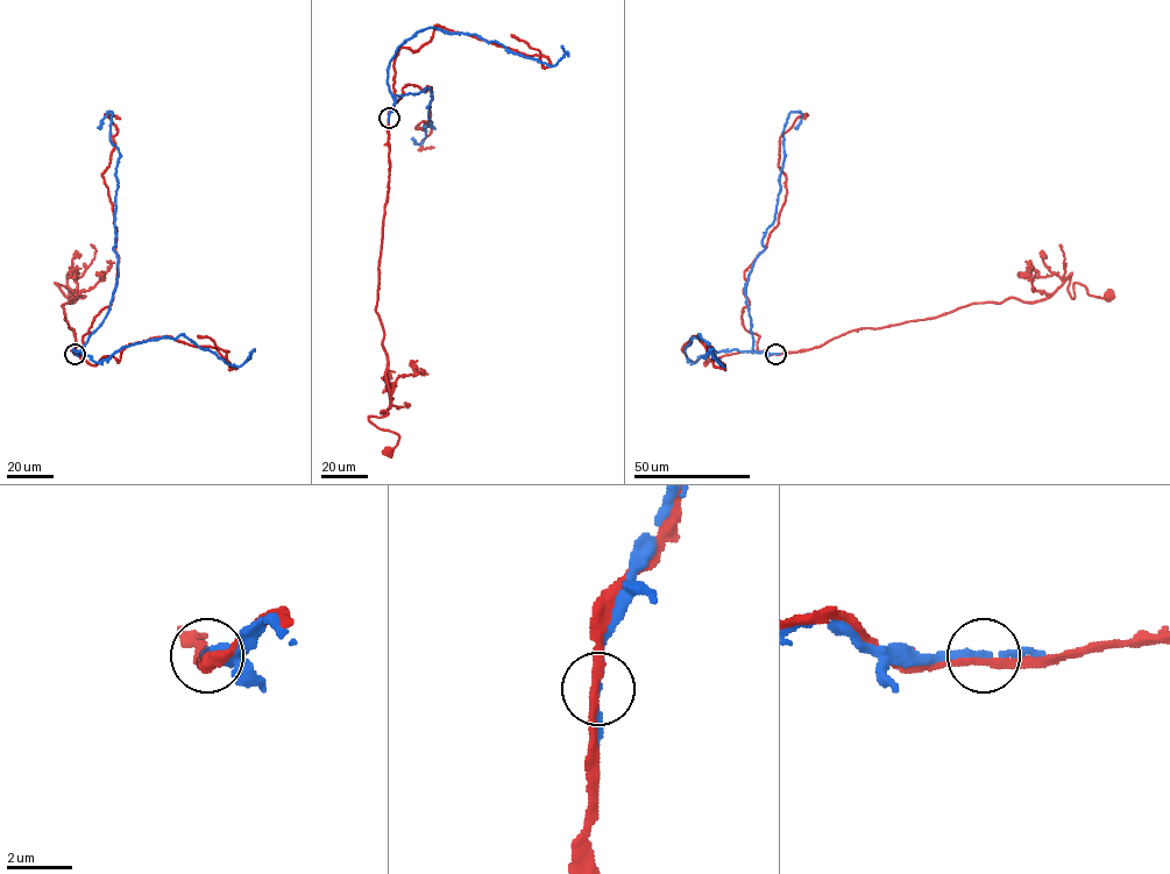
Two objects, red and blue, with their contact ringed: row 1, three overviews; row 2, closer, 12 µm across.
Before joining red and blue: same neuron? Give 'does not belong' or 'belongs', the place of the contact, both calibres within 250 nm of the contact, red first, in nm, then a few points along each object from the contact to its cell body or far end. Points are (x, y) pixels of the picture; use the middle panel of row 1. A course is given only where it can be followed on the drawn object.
does not belong; place (389, 118); calibres 260 and 200 nm; course red (389, 118), (376, 310), (390, 406), (381, 412), (387, 416), (369, 418), (398, 435), (389, 452); course blue (389, 118), (394, 97), (430, 89), (426, 107), (433, 128), (424, 126), (425, 136), (419, 144), (412, 137)

